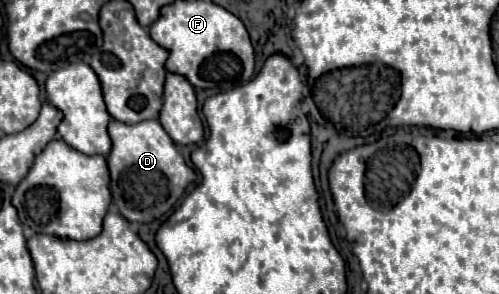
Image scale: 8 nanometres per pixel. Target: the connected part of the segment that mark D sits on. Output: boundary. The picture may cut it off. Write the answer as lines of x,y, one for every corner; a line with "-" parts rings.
111,120
109,136
113,140
111,154
107,156
111,168
109,190
113,196
113,204
129,222
147,224
161,218
177,204
185,188
195,182
195,170
185,164
175,142
165,132
159,120
143,120
137,124

